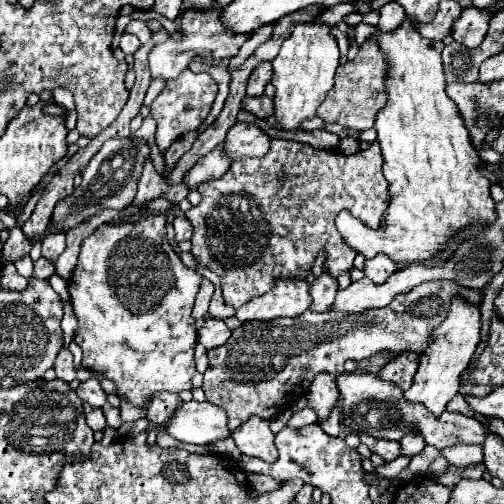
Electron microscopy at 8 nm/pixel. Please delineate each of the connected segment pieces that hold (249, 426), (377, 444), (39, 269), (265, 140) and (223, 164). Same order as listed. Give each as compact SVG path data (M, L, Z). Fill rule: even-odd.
M252 416L246 424L242 424L240 428L234 430L232 440L242 454L260 458L268 464L276 462L278 452L276 452L276 446L274 446L274 434L268 428L266 420Z
M360 434L359 438L360 442L370 448L374 454L382 456L384 462L390 462L400 454L400 448L398 448L398 442L396 441L375 439L367 434Z
M36 260L34 262L34 272L32 276L34 278L50 278L54 274L54 264L48 264L48 260Z
M238 122L232 126L224 142L234 160L244 156L264 156L270 150L270 136L258 124L250 122Z
M218 144L212 152L204 154L194 164L194 168L184 176L184 182L190 186L190 190L196 190L202 180L212 180L212 178L224 176L228 172L230 164L232 164L232 158L226 154L224 144Z

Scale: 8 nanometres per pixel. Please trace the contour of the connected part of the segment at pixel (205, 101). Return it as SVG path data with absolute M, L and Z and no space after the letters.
M184 70L178 78L172 78L166 82L166 88L154 98L150 106L150 114L154 116L158 130L156 130L156 146L162 154L170 148L170 144L184 136L190 130L196 130L202 126L206 116L210 114L210 108L214 104L214 98L218 94L218 84L210 74L194 74L190 70Z

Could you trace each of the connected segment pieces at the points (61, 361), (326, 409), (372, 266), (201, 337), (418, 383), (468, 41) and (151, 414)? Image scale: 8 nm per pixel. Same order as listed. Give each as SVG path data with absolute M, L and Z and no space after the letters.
M62 348L56 356L56 362L54 362L54 370L56 370L56 376L64 382L72 382L76 378L76 368L72 364L72 354L68 348Z
M320 374L312 382L312 386L308 388L310 390L310 394L308 394L308 406L316 412L318 424L322 424L330 416L334 404L338 402L338 388L336 388L334 378L336 376L324 376L324 374Z
M376 256L364 262L364 274L376 284L384 284L384 280L398 270L398 264L392 260L384 260L384 256Z
M208 318L206 324L198 330L198 342L204 346L204 348L216 348L216 346L222 346L226 344L226 340L230 338L230 330L228 326L224 324L224 320L218 320L218 318Z
M478 290L478 292L480 292L480 302L478 304L472 304L462 296L456 296L452 300L448 316L432 332L428 348L420 354L418 370L416 370L416 376L412 378L412 386L404 392L404 398L408 402L424 404L426 410L430 414L434 414L436 418L440 418L446 404L458 392L460 374L468 368L468 364L470 364L470 360L476 352L476 346L482 340L482 336L480 336L480 328L482 328L482 324L480 324L480 304L482 304L482 298L484 298L484 290Z
M474 6L466 8L452 24L452 38L464 44L466 48L476 48L476 44L480 44L486 36L488 20L488 10L478 10Z
M162 392L160 396L156 396L154 400L148 402L148 406L146 406L148 408L148 416L146 418L150 422L162 422L162 424L166 424L181 403L182 400L178 394Z

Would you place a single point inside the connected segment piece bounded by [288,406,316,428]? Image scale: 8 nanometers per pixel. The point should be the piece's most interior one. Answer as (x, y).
(304, 417)

